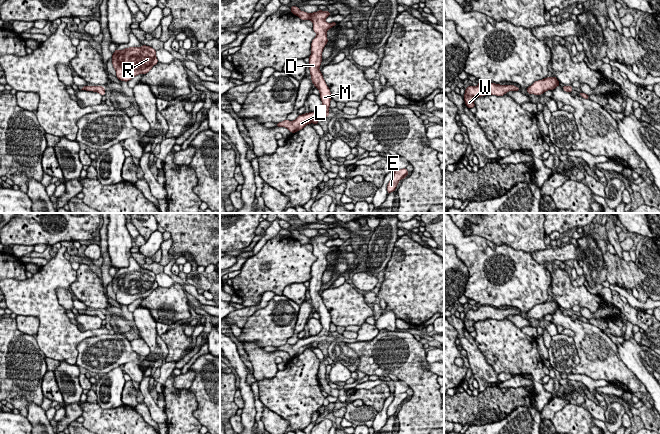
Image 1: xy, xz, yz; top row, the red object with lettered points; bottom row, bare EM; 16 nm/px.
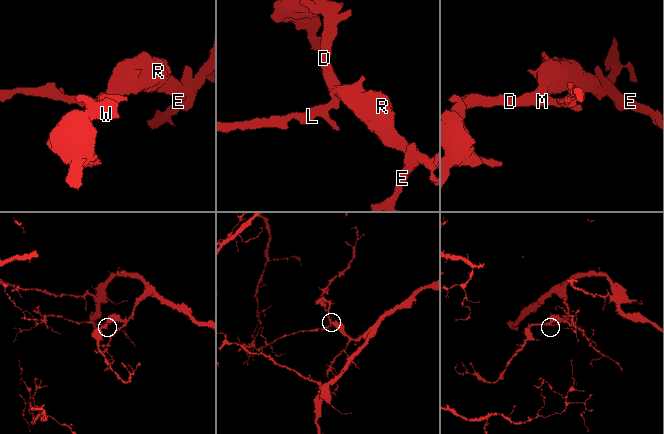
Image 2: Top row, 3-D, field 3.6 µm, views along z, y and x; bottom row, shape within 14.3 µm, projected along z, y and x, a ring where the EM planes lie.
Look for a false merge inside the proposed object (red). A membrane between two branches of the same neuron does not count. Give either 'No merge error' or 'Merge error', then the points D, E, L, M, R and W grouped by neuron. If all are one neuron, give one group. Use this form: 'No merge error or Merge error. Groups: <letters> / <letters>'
No merge error. Groups: D E L M R W

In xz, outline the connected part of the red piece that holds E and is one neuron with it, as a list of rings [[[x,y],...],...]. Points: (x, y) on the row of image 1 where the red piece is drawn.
[[[403,168],[403,169],[400,169],[400,170],[394,170],[394,175],[387,185],[388,194],[391,193],[391,192],[394,192],[397,185],[398,185],[398,182],[401,179],[404,179],[408,174],[409,173],[408,173],[406,168]]]

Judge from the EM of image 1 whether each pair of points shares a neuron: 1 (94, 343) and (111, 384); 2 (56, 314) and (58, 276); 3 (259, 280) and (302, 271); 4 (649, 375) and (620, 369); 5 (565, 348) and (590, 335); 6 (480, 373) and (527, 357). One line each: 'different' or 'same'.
1: different
2: same
3: same
4: different
5: different
6: different

